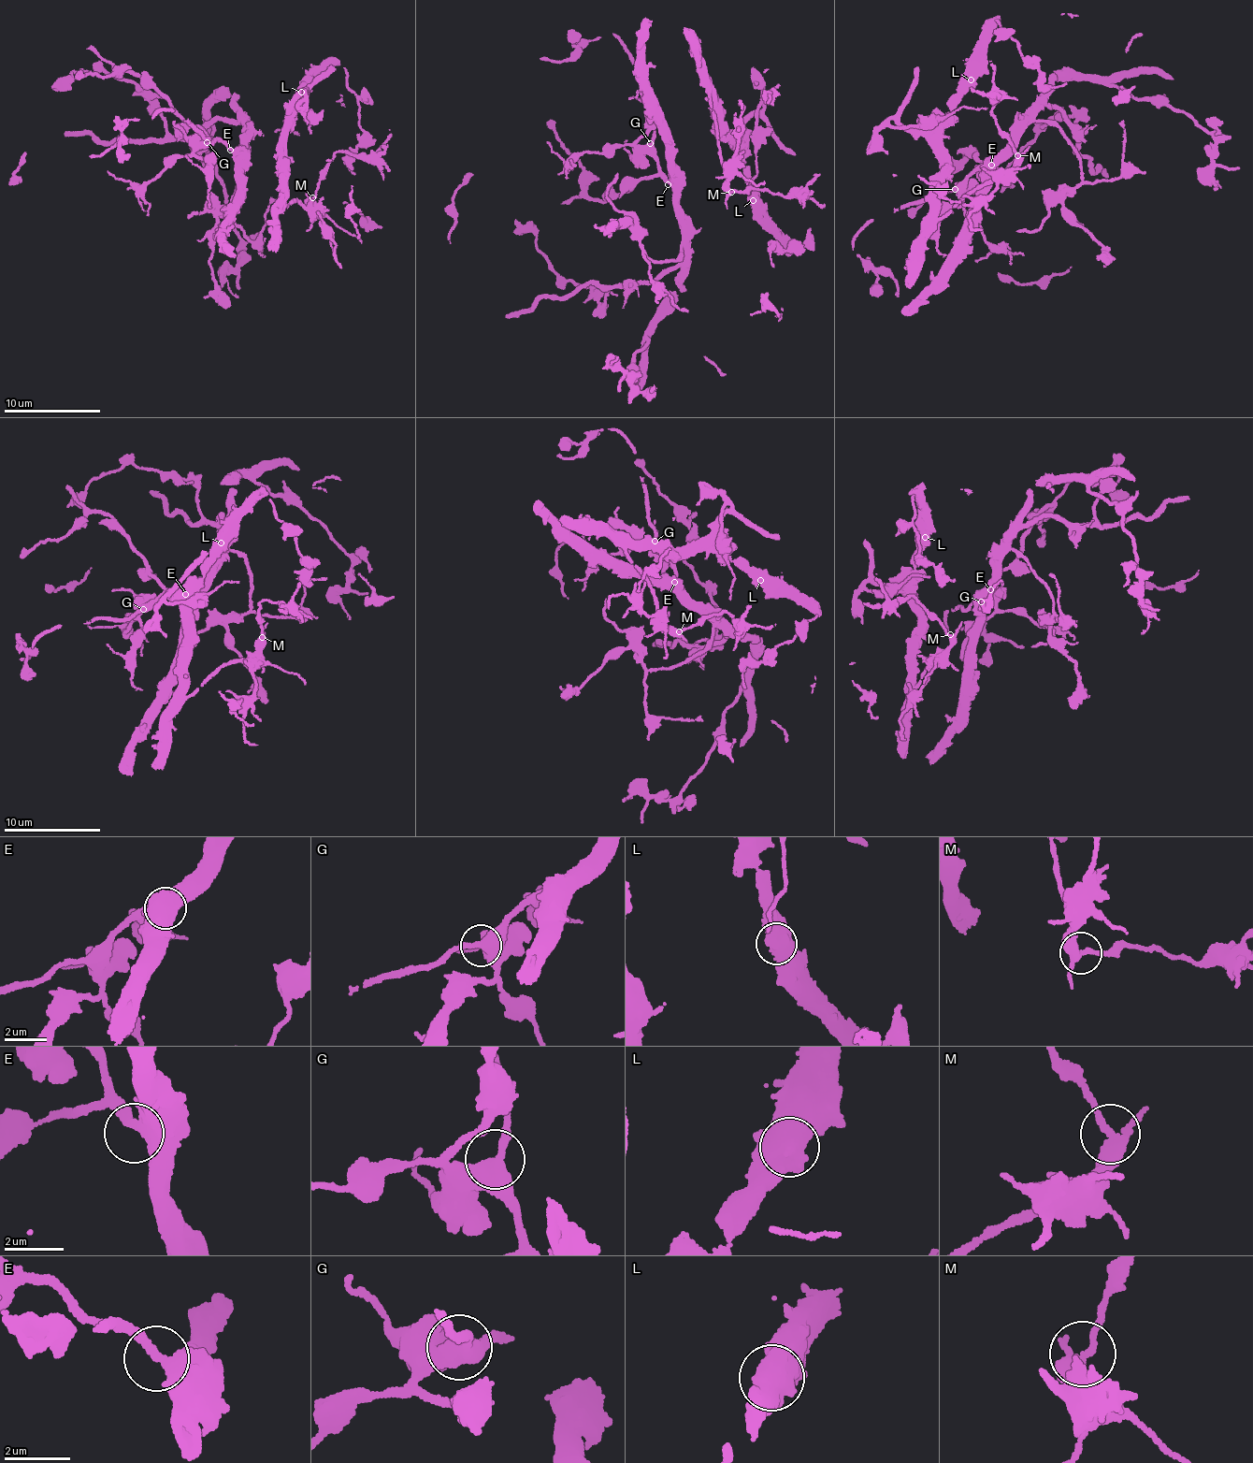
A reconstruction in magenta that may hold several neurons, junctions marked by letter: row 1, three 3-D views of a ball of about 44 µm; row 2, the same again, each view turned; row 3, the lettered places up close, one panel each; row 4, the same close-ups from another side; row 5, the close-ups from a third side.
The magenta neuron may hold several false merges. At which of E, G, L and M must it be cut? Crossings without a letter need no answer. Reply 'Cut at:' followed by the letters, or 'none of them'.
Cut at: none of them

